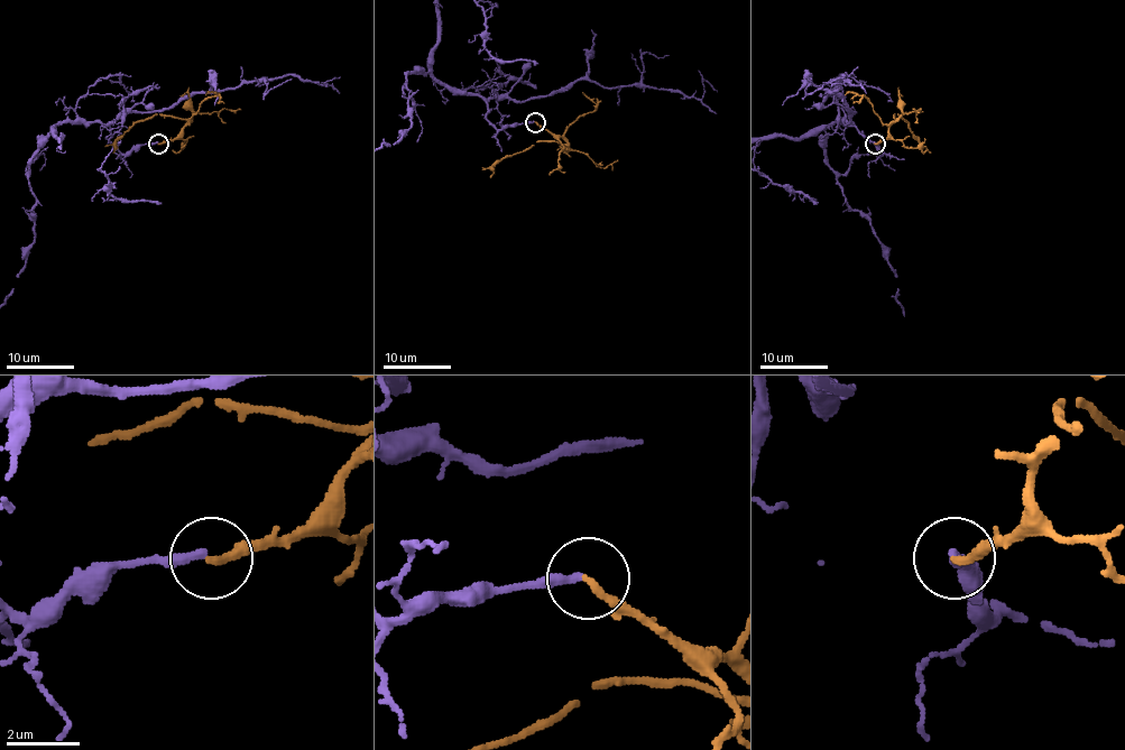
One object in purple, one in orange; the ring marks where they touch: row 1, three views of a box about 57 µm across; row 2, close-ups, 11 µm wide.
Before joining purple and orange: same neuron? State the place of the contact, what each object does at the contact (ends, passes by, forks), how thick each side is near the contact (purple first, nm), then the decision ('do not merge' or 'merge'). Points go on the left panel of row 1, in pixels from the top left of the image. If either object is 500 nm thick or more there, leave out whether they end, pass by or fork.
at (158, 144); purple ends there; orange ends there; 280 nm thick on the purple side, 240 nm on the other; do not merge

